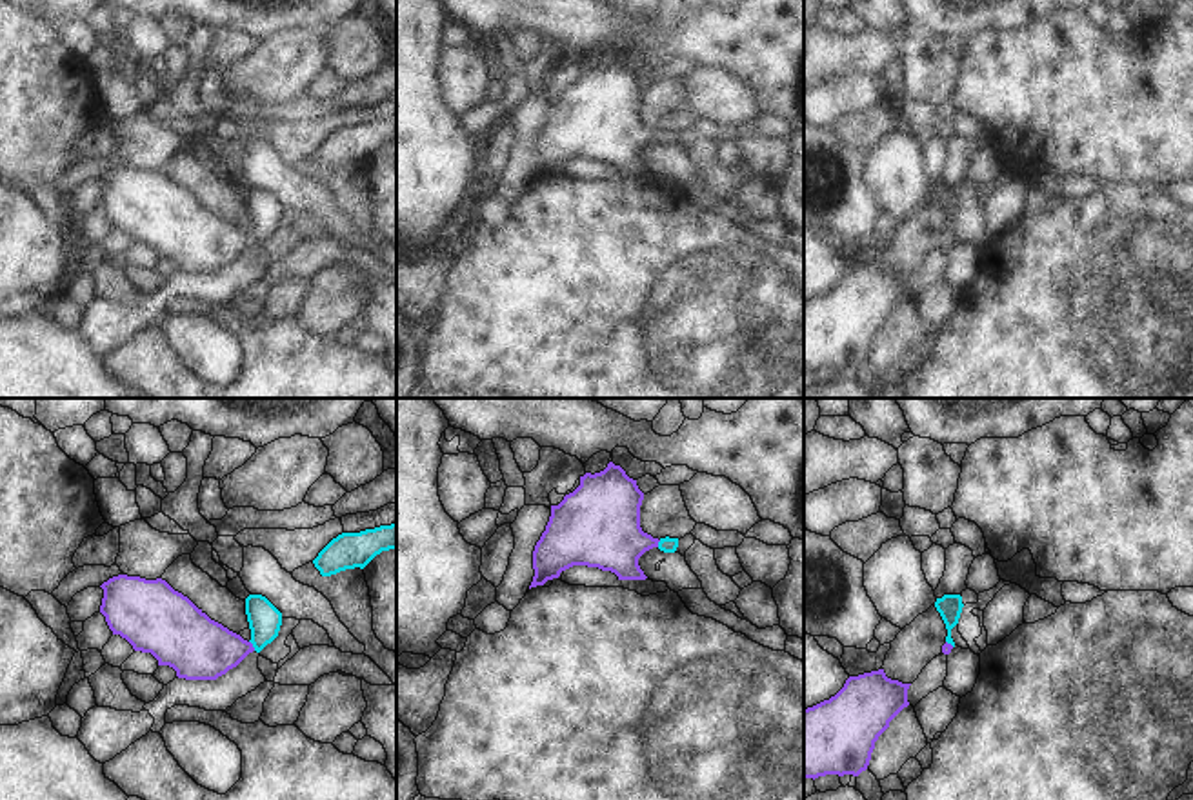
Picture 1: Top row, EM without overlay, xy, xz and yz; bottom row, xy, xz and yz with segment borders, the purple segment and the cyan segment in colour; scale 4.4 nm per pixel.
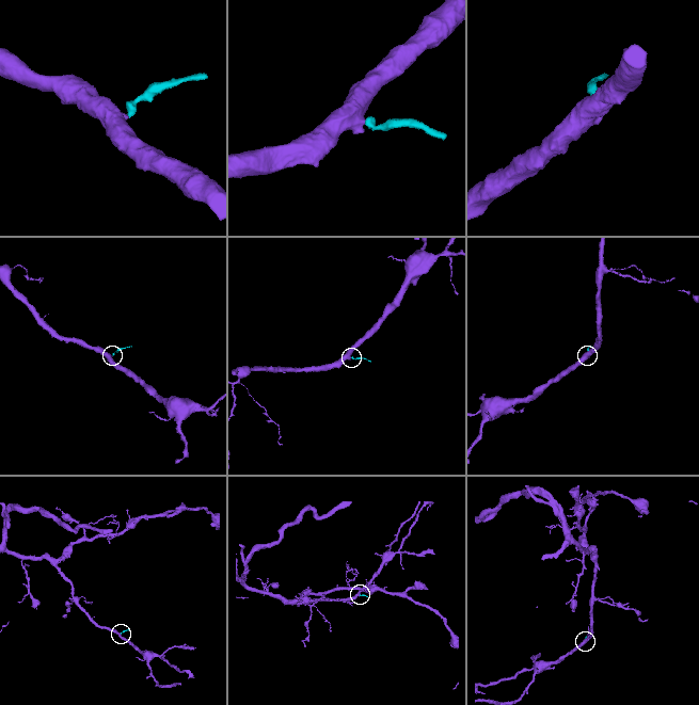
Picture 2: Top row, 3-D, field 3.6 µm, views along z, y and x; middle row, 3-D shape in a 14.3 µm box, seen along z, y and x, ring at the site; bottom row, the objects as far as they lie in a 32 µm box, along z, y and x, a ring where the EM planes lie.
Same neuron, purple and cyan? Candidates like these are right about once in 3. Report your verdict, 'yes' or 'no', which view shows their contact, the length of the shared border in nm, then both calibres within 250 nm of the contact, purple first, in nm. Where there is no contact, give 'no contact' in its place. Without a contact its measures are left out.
yes; contact in xy; length 50 nm; calibres 280 and 150 nm

